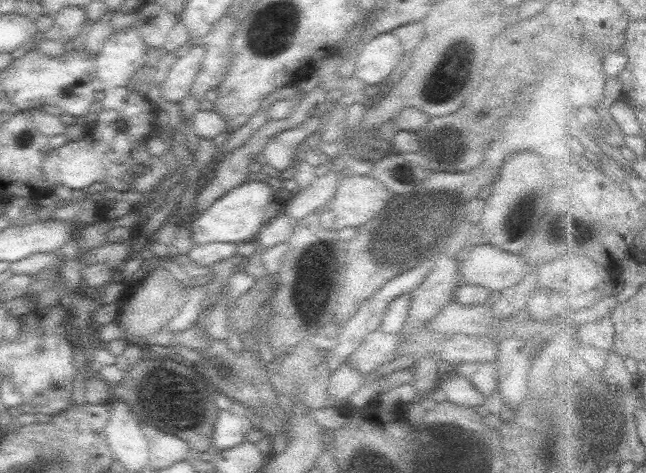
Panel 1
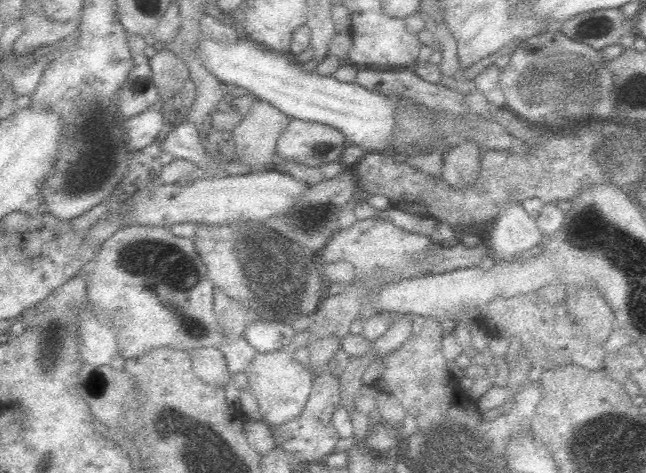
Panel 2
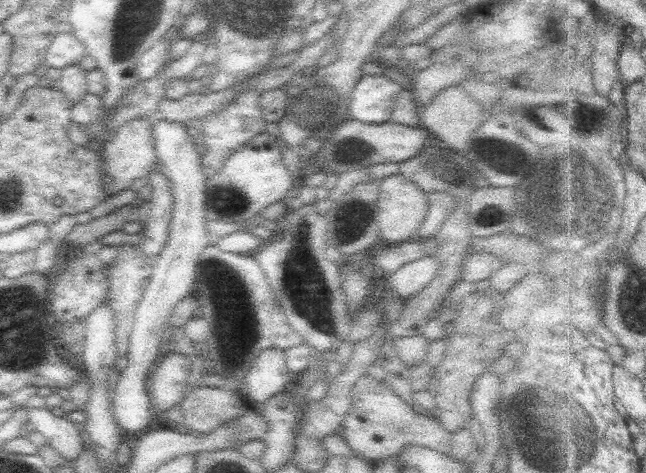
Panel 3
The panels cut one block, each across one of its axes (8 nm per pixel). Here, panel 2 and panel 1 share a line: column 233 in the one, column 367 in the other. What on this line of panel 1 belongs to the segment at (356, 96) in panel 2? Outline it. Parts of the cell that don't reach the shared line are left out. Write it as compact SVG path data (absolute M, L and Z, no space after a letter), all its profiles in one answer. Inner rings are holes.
M383 32L375 36L361 52L355 64L355 74L366 86L381 85L397 74L393 70L401 60L401 44L395 32Z

